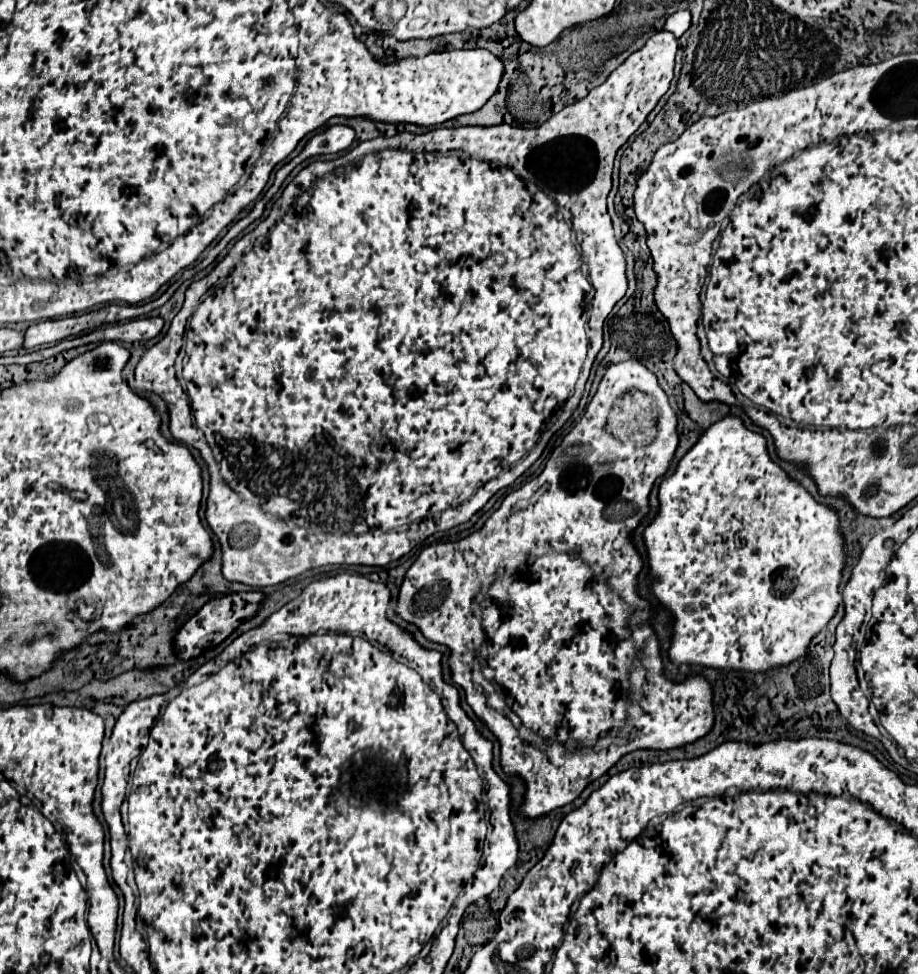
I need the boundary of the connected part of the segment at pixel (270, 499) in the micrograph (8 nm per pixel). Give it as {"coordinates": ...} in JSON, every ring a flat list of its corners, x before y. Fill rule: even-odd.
{"coordinates":[[659,31,655,33,651,39,647,39,647,43,631,53,627,57,627,61,617,67,609,79,595,87,585,99,565,107,563,111,551,115,541,127,537,129,523,129,523,127,509,127,505,123,501,125,493,125,493,127,457,127,457,129,433,129,429,133,423,133,423,135,411,135,407,137,407,133,401,133,401,149,387,149,387,141,393,141,393,139,385,139,385,137,377,137,377,139,371,139,371,141,365,141,365,143,359,143,353,151,333,159,333,161,315,161,311,163,309,167,305,167,283,191,281,199,277,199,277,203,273,205,273,211,269,213,269,217,265,221,261,221,251,233,247,233,245,237,241,237,227,255,233,253,243,253,243,257,239,257,239,261,235,261,235,269,231,269,231,273,227,273,227,277,223,277,223,273,209,273,205,279,201,281,195,281,189,285,187,293,185,293,185,303,181,307,181,311,175,315,175,319,171,321,171,327,167,331,167,335,155,343,151,349,147,349,135,369,135,387,137,391,155,391,157,395,161,395,167,405,169,405,169,417,171,417,171,423,169,423,169,429,171,429,171,435,185,443,185,445,193,445,197,447,201,453,207,453,207,449,211,447,211,453,213,457,203,457,207,463,209,463,209,471,211,471,211,491,209,491,209,499,207,499,207,511,205,511,205,517,207,517,207,523,209,527,213,529,213,533,219,537,219,543,221,543,221,549,223,549,223,575,225,579,229,582,239,582,249,585,249,587,267,587,267,585,277,585,277,583,283,583,287,579,293,579,309,569,317,569,317,567,325,567,325,565,387,565,399,557,403,557,405,553,409,553,417,543,425,541,429,535,433,535,435,531,447,531,455,525,461,525,465,521,469,521,499,489,511,485,519,475,523,475,539,457,541,457,545,447,547,446,551,437,564,426,564,424,573,415,574,411,577,409,579,402,582,398,586,382,590,375,593,363,596,359,597,354,603,346,603,325,605,323,605,317,611,313,611,309,615,307,615,303,627,293,627,275,625,275,625,255,619,247,619,243,615,241,613,237,613,227,611,227,611,219,607,215,607,195,611,191,611,169,613,169,613,161,615,161,615,155,617,155,617,149,631,137,631,133,635,133,639,129,639,125,645,121,645,117,655,109,657,101,667,93,669,89,669,83,673,79,673,67,675,67,675,53,677,53,677,39,673,33,667,33,667,31],[381,219,387,219,385,227,375,227,373,231,379,231,383,229,383,233,387,237,379,237,379,241,367,241,367,221,369,223,375,223,375,221,381,221],[183,333,185,333,185,357,183,357,183,381,185,381,185,387,187,387,187,393,181,389,179,381,177,381,177,375,175,375,175,359,177,359,177,353,183,345]]}

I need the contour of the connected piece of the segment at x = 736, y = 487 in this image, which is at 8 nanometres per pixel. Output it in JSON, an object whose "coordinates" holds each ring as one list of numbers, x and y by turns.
{"coordinates":[[731,415,711,425,711,429,707,429,707,433,703,433,703,437,695,443,695,447,681,459,677,471,671,477,663,479,659,487,659,503,661,511,655,521,645,529,643,539,649,553,649,575,653,577,653,593,675,615,673,645,669,649,673,665,711,665,717,669,747,669,755,673,765,673,767,669,785,667,805,655,811,639,829,623,841,601,839,583,845,557,837,513,825,505,819,505,801,485,791,481,787,473,769,459,765,439,759,433,749,431,741,423,741,419]]}

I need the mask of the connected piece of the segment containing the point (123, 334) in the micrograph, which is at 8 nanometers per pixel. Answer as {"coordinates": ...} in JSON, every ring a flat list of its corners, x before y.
{"coordinates":[[153,317,153,319,135,319,127,323,119,323,113,327,107,327,103,333,107,335,107,341,125,341,125,343,135,343,135,341,147,341,159,335,163,329,163,319]]}

